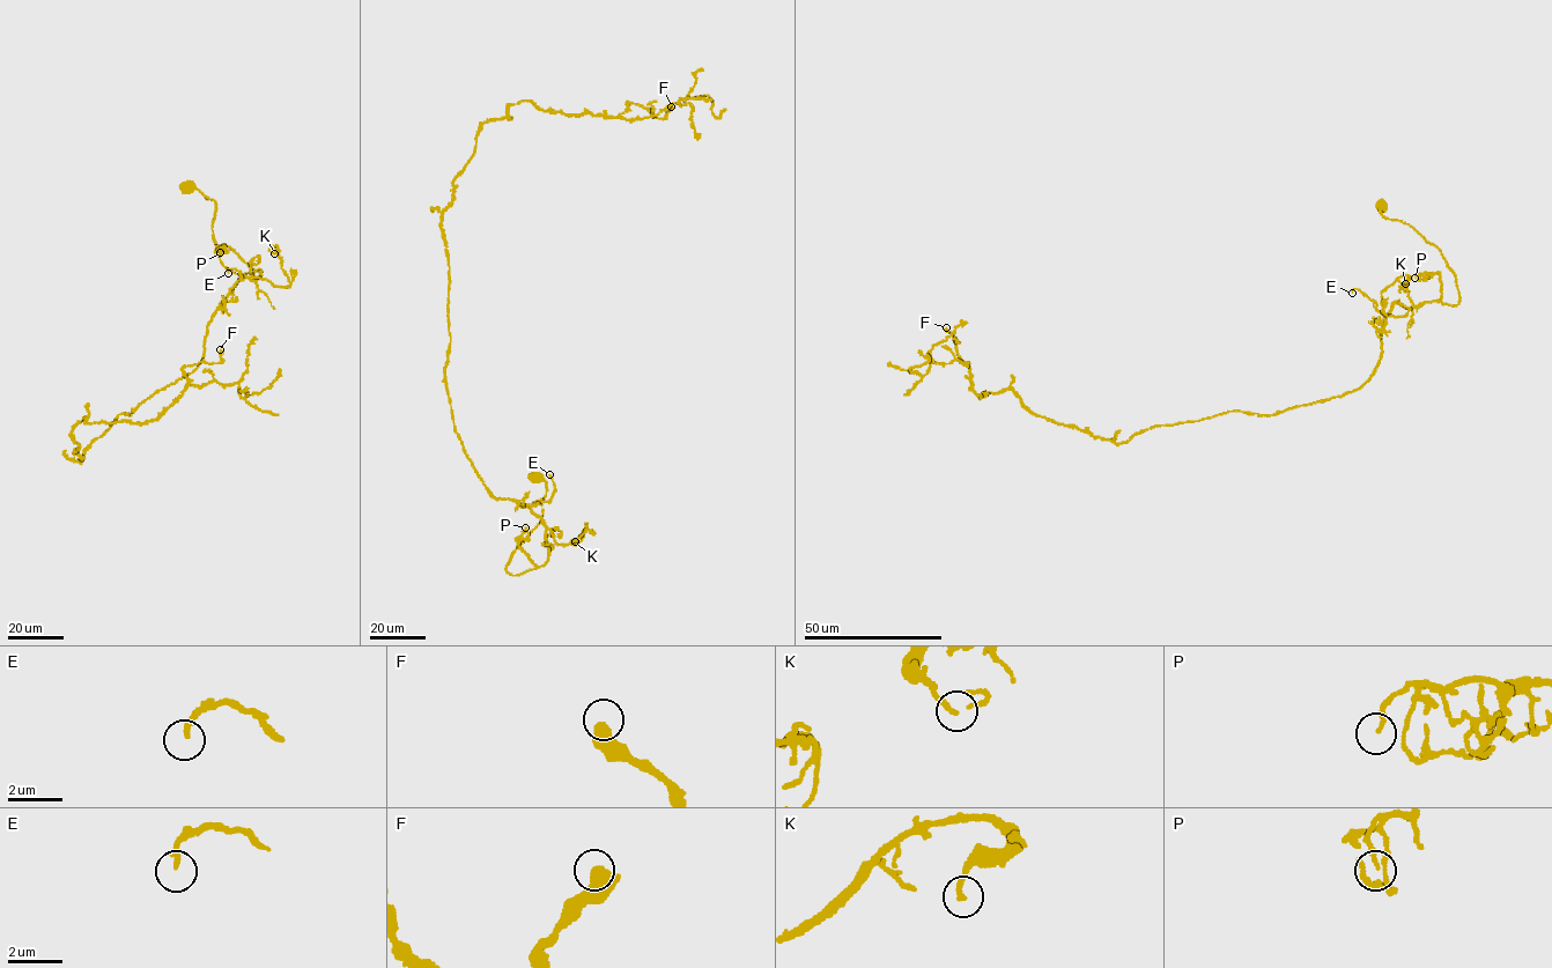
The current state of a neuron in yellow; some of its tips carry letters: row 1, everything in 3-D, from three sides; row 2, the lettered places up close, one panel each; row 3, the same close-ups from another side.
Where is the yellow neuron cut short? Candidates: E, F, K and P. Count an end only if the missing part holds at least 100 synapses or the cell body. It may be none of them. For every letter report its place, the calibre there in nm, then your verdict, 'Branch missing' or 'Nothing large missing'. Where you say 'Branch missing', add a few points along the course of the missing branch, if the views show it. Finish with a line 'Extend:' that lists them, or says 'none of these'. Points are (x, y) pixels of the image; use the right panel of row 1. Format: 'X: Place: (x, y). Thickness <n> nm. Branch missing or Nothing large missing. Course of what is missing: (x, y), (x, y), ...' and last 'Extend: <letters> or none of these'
E: Place: (1352, 293). Thickness 180 nm. Nothing large missing
F: Place: (946, 327). Thickness 480 nm. Nothing large missing
K: Place: (1405, 283). Thickness 200 nm. Nothing large missing
P: Place: (1414, 278). Thickness 140 nm. Nothing large missing
Extend: none of these

